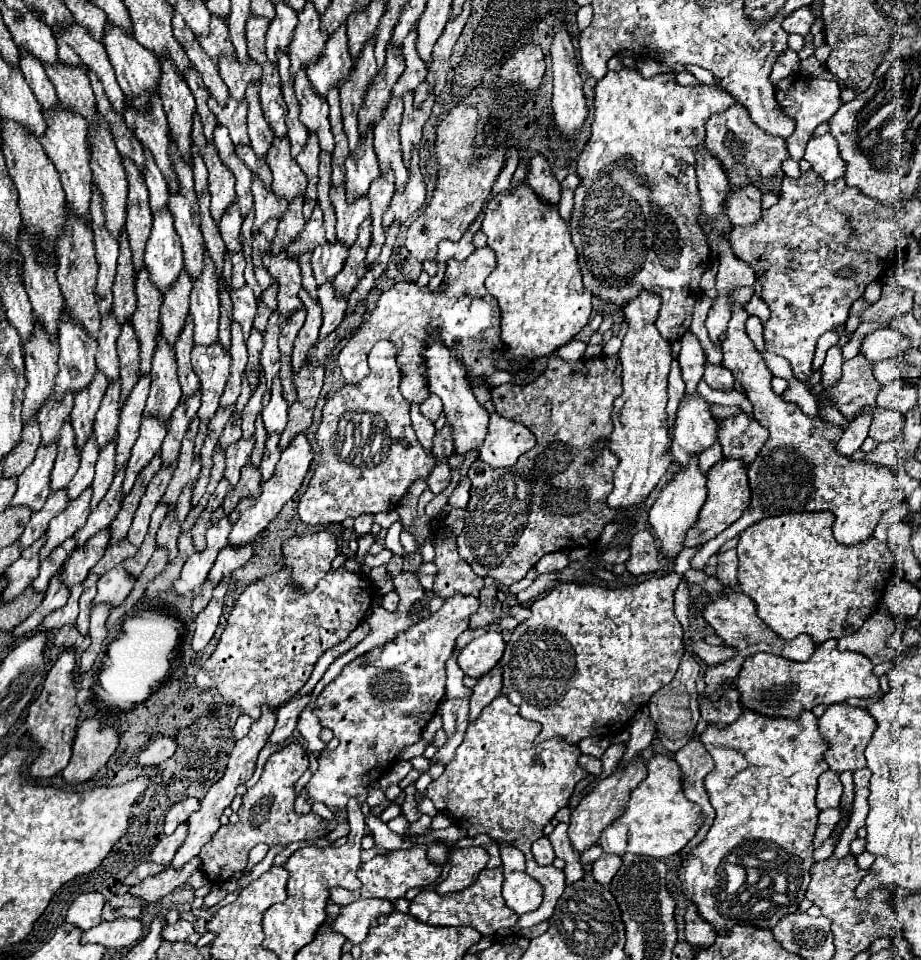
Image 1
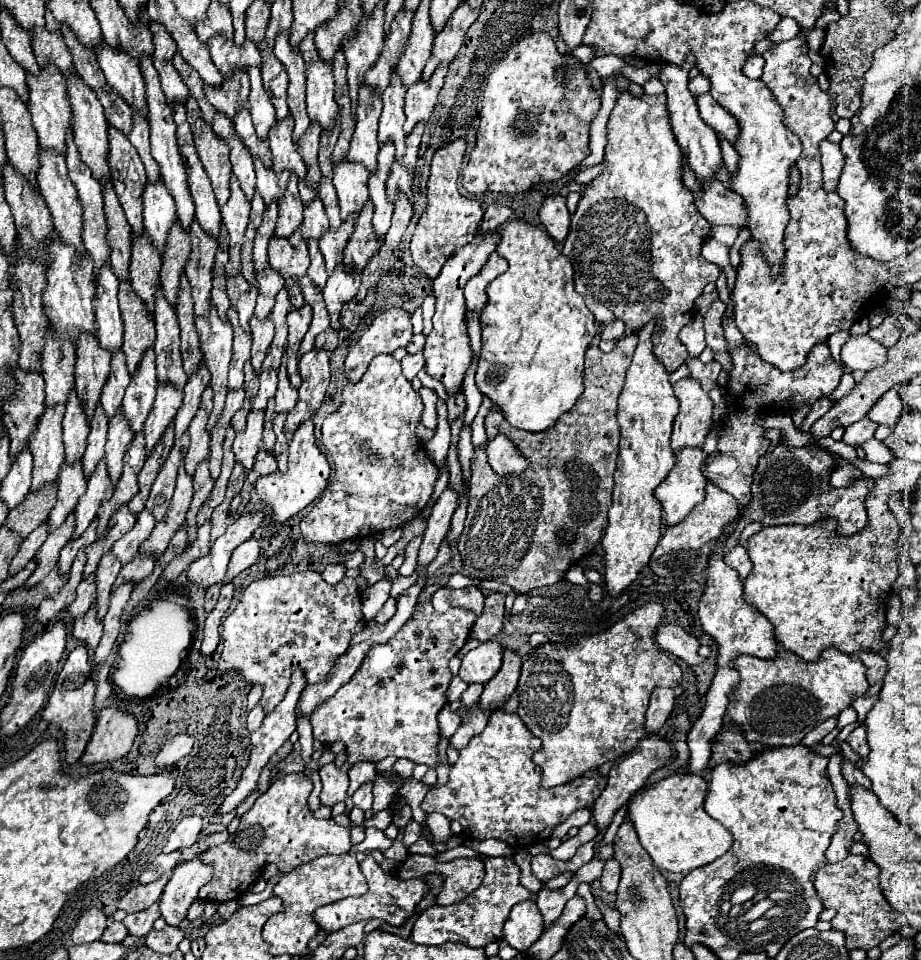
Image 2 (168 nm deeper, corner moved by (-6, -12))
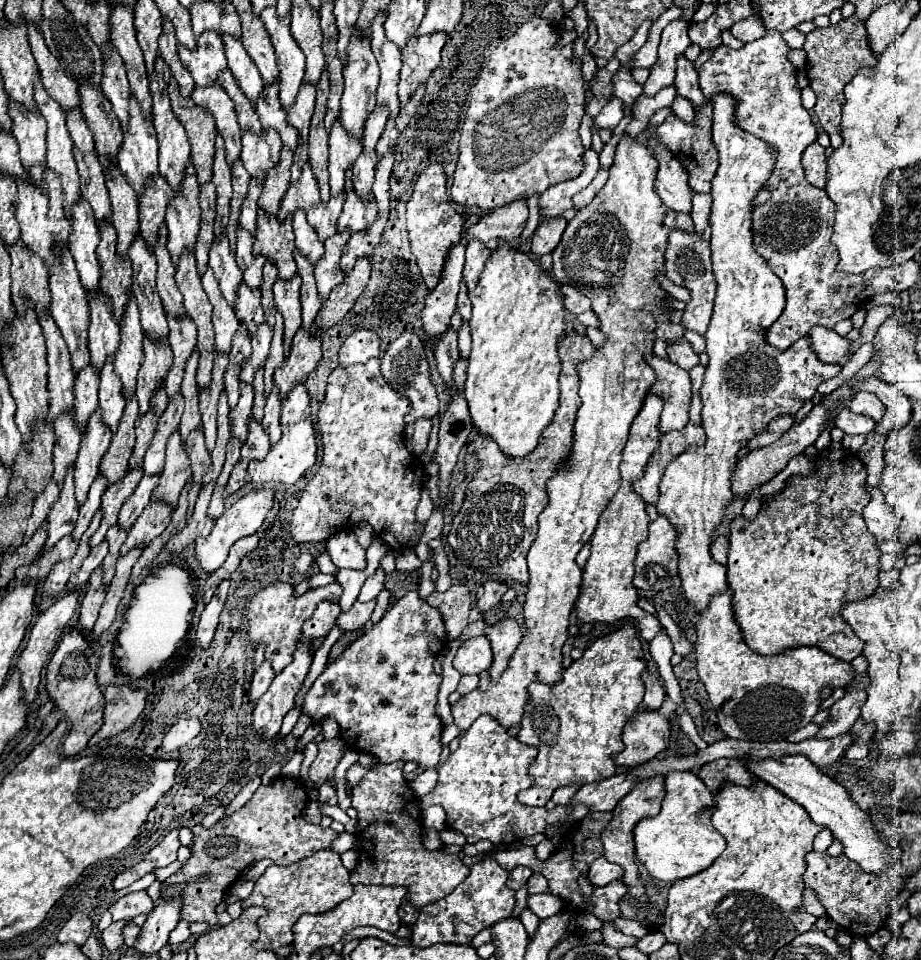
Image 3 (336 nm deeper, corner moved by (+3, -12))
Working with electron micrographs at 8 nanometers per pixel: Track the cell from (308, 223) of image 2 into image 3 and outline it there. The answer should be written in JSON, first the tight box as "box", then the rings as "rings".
{"box":[277,164,321,220],"rings":[[[305,164],[299,182],[289,186],[289,190],[287,190],[287,194],[285,194],[283,202],[281,202],[277,220],[285,220],[289,214],[295,214],[297,210],[305,210],[307,212],[313,204],[319,204],[319,202],[321,202],[319,184],[317,184],[309,164]]]}

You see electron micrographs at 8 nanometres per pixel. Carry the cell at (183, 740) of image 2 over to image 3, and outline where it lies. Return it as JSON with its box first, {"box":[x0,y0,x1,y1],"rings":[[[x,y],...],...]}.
{"box":[163,718,201,752],"rings":[[[189,718],[189,720],[179,720],[177,724],[173,724],[173,728],[165,734],[163,738],[163,752],[175,752],[179,750],[183,744],[187,744],[191,738],[195,738],[201,730],[201,722],[197,718]]]}

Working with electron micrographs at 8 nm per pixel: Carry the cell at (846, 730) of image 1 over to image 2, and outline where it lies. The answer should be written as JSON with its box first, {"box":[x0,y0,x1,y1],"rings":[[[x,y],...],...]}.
{"box":[846,726,870,768],"rings":[[[864,726],[856,728],[856,730],[846,738],[846,742],[850,744],[850,748],[852,748],[854,752],[858,752],[858,754],[862,756],[862,762],[856,764],[858,768],[862,768],[862,764],[864,764],[866,758],[868,758],[868,752],[870,752],[870,748],[868,748],[868,740],[866,740],[866,728],[864,728]]]}

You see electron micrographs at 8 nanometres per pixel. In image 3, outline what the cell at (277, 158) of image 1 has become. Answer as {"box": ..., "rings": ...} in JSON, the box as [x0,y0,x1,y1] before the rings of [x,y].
{"box":[255,82,297,150],"rings":[[[277,82],[263,88],[263,100],[259,100],[259,104],[255,104],[255,110],[261,118],[263,130],[273,128],[281,136],[283,146],[289,146],[291,150],[297,148],[297,132],[295,132],[295,128],[291,128],[287,124],[287,112],[279,104]]]}

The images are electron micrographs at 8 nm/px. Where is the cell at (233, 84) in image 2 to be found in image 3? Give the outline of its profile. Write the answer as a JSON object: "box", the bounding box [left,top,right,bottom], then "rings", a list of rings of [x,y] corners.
{"box":[179,32,227,88],"rings":[[[213,32],[199,36],[195,52],[179,46],[179,58],[185,64],[185,68],[191,72],[195,86],[199,88],[213,86],[219,74],[227,70],[223,40],[219,40],[219,36],[215,36]]]}

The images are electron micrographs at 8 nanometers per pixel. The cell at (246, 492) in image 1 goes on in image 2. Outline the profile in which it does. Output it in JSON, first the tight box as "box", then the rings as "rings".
{"box":[246,448,276,484],"rings":[[[262,448],[262,450],[258,452],[258,458],[256,458],[254,468],[248,470],[246,480],[248,480],[250,484],[254,484],[260,476],[266,476],[266,474],[272,474],[272,472],[276,472],[276,458],[274,458],[272,452],[268,452],[268,450]]]}

